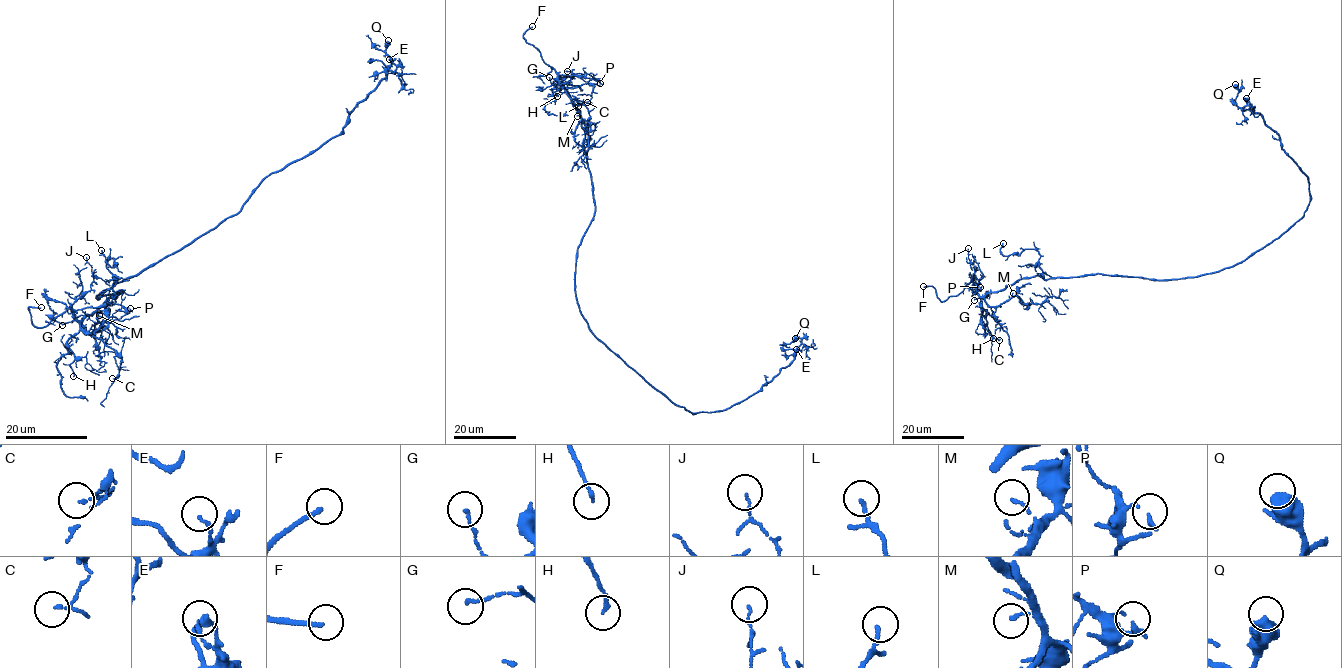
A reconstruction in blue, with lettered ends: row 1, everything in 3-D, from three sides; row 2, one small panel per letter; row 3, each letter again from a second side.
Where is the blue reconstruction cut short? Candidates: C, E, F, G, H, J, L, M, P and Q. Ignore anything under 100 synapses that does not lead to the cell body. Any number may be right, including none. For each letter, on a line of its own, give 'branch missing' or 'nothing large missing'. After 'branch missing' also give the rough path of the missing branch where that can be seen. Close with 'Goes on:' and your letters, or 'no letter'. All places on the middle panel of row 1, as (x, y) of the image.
C: nothing large missing
E: nothing large missing
F: branch missing; missing branch runs (532, 26), (553, 15), (571, 11), (579, 6), (605, 4)
G: nothing large missing
H: nothing large missing
J: nothing large missing
L: nothing large missing
M: nothing large missing
P: nothing large missing
Q: nothing large missing
Goes on: F

